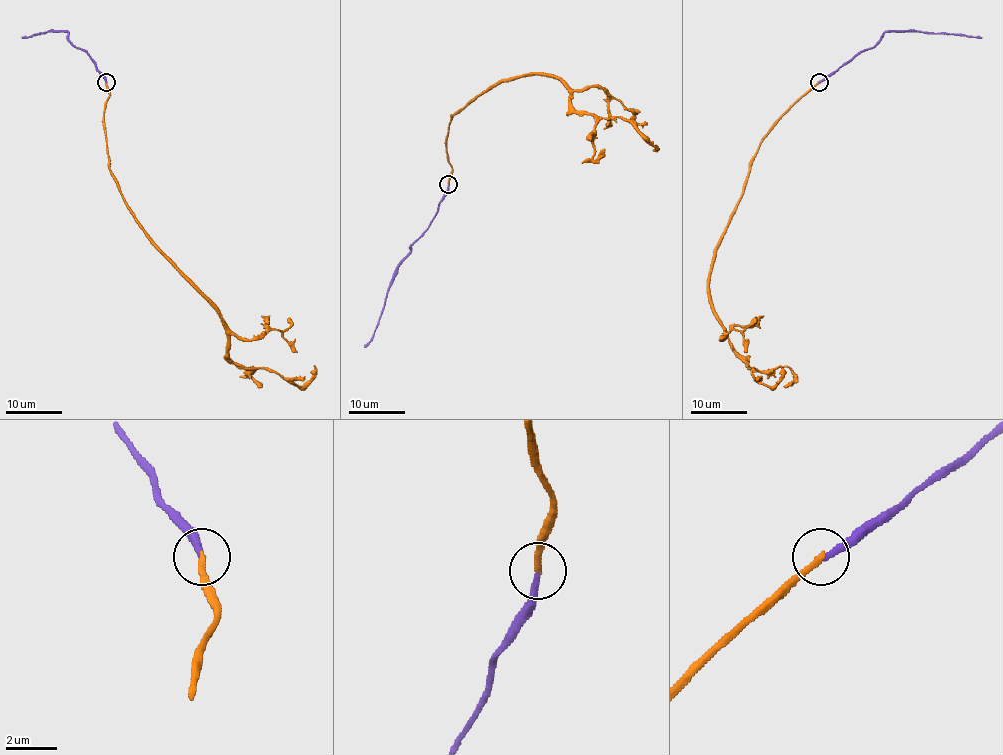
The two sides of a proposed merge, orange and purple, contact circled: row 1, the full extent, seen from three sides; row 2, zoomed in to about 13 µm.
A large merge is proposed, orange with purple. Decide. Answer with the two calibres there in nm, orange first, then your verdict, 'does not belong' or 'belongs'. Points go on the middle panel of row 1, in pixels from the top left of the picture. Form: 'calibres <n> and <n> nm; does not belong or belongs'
calibres 240 and 240 nm; belongs

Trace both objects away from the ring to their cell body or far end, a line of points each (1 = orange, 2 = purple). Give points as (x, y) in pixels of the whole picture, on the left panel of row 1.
1: (106, 82), (106, 140), (118, 191), (150, 242), (219, 314), (227, 355), (301, 387), (314, 365)
2: (106, 82), (93, 61), (69, 40), (67, 32), (50, 31), (22, 38)

